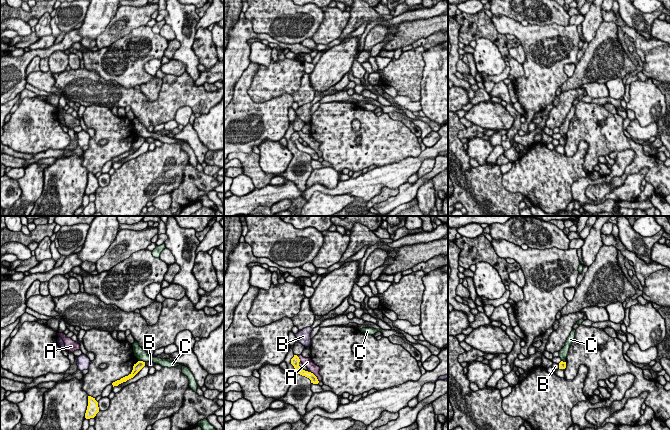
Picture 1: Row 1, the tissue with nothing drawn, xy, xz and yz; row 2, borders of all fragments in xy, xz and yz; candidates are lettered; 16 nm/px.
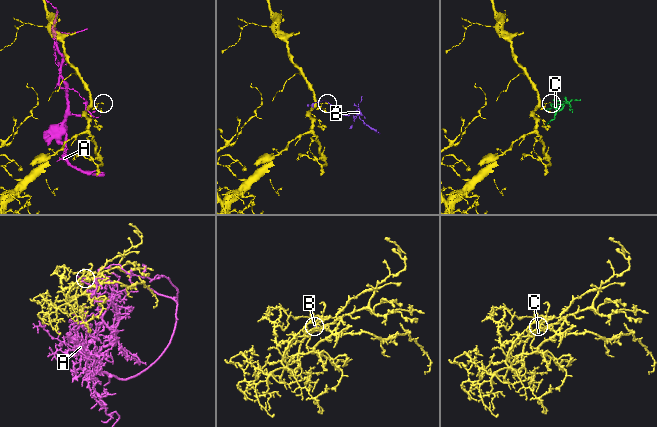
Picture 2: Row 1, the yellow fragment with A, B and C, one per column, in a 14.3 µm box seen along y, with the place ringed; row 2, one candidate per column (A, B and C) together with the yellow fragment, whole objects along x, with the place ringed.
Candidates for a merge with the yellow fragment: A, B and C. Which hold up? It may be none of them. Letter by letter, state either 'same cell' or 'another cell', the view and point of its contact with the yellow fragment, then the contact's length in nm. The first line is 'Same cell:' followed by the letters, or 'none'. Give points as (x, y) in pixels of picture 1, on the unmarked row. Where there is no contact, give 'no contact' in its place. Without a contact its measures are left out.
Same cell: none
A: another cell; meets yellow in xz at (314, 151); contact 260 nm long
B: another cell; meets yellow in yz at (559, 142); contact 80 nm long
C: another cell; meets yellow in xy at (142, 137); contact 100 nm long

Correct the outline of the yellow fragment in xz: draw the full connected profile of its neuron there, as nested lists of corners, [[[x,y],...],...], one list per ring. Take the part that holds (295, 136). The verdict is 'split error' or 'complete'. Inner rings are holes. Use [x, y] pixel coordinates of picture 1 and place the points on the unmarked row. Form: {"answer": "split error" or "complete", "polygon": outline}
{"answer": "complete", "polygon": [[[294,131],[294,133],[291,135],[291,140],[294,142],[297,149],[309,154],[311,156],[311,159],[318,160],[319,157],[317,153],[313,149],[303,146],[302,143],[299,142],[299,138],[300,138],[299,133],[297,131]]]}

